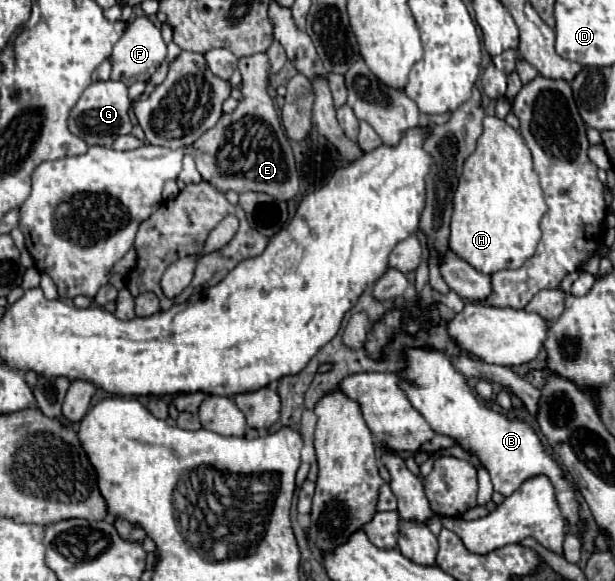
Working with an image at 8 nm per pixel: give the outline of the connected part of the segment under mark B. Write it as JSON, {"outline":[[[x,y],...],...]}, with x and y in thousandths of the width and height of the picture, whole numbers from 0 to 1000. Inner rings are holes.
{"outline":[[[662,601],[662,635],[652,642],[652,649],[675,656],[675,666],[655,659],[652,670],[659,670],[662,683],[681,704],[681,711],[698,725],[704,742],[714,749],[733,749],[746,759],[753,773],[769,776],[782,790],[785,804],[795,811],[805,845],[828,855],[854,824],[870,821],[873,814],[886,814],[906,842],[906,862],[915,876],[915,890],[928,904],[928,917],[938,921],[938,900],[945,893],[938,849],[932,835],[919,824],[915,804],[906,797],[899,783],[886,776],[880,756],[857,728],[844,721],[837,725],[824,721],[821,714],[792,704],[776,687],[776,680],[769,680],[769,673],[759,663],[759,652],[714,604]]]}

